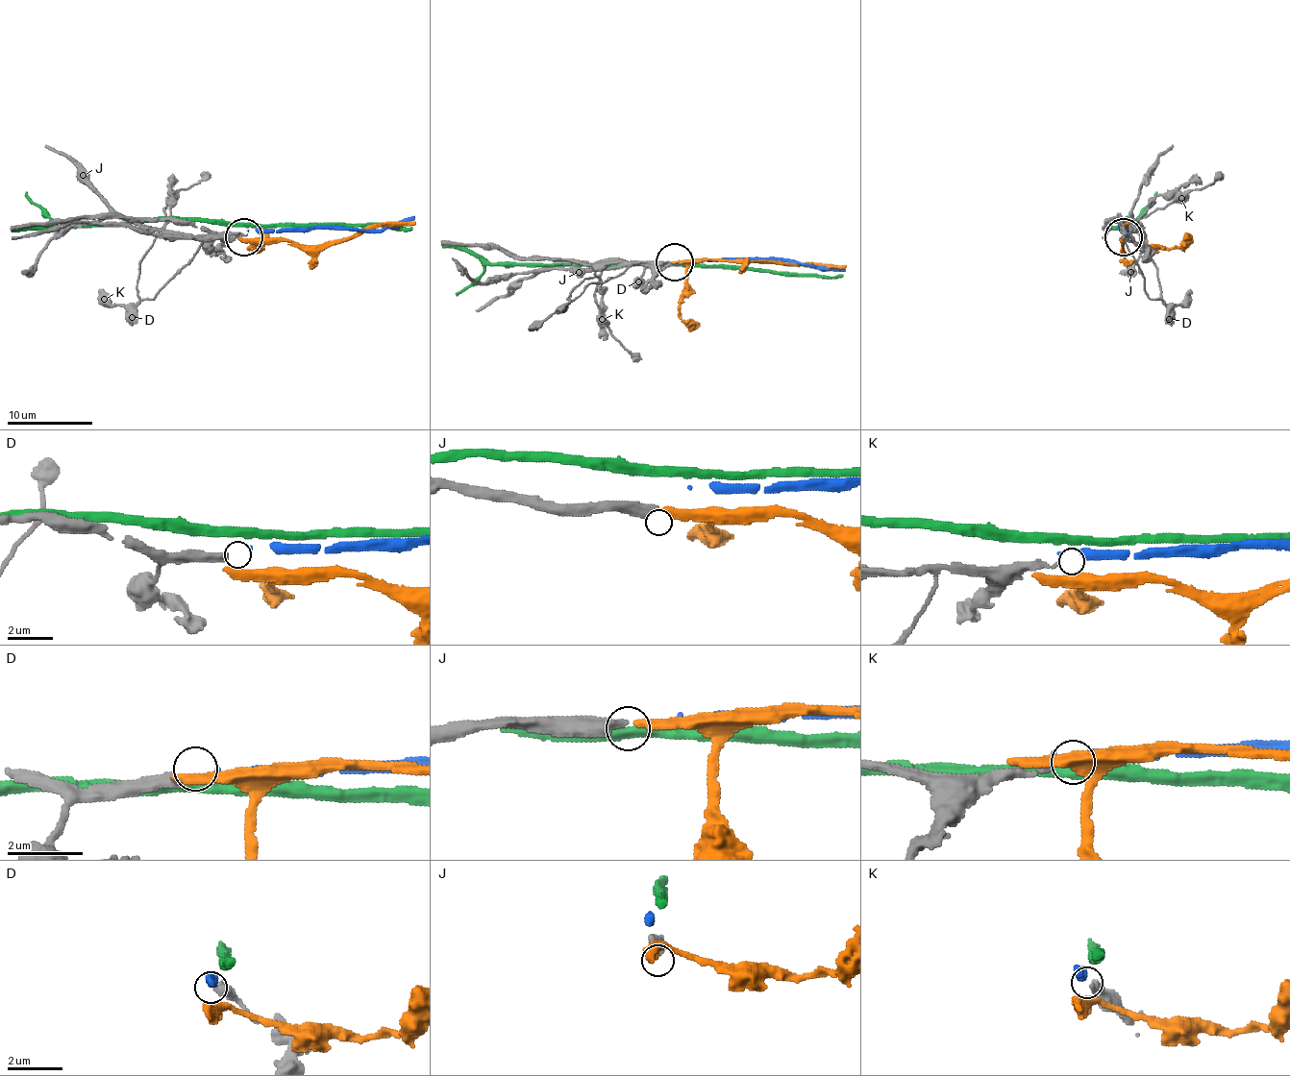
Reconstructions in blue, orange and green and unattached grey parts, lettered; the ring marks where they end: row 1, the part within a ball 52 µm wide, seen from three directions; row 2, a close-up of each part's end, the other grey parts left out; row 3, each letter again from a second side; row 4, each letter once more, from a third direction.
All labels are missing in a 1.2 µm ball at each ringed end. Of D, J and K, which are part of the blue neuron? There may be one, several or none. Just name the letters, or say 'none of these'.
D

